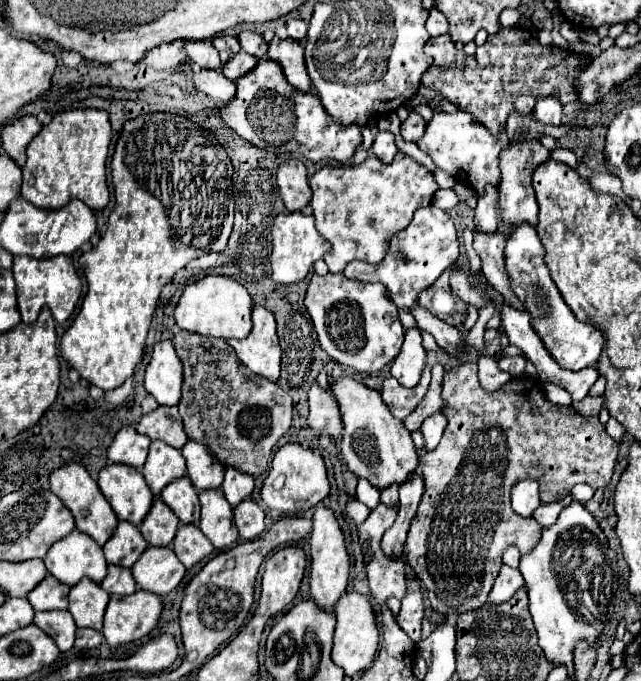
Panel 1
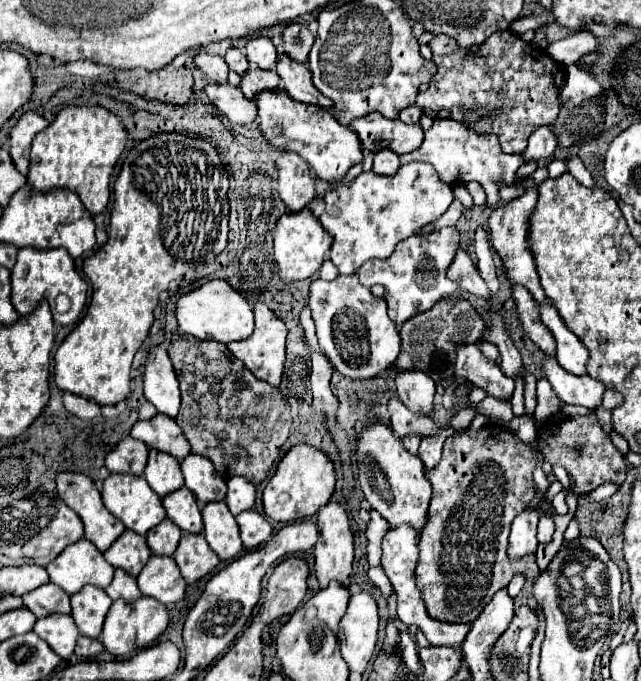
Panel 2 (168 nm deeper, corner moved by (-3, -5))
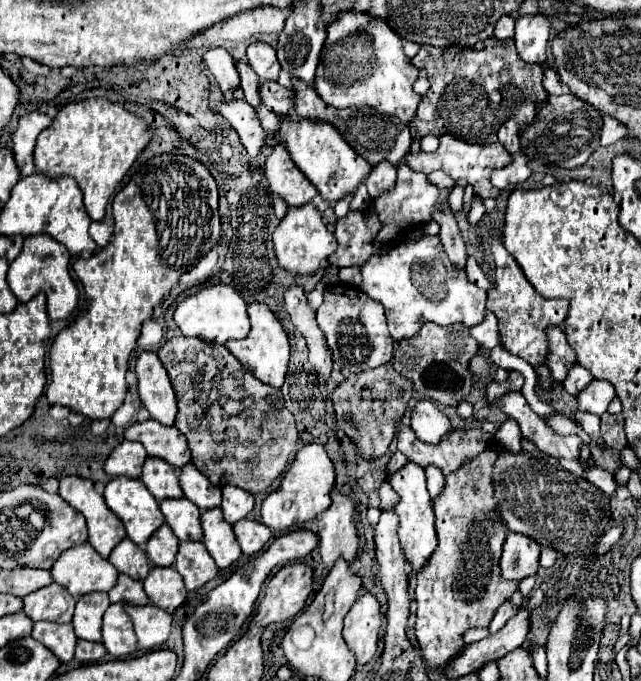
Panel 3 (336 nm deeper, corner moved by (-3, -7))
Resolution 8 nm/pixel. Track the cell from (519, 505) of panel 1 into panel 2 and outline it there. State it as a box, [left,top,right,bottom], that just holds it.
[508,508,538,558]

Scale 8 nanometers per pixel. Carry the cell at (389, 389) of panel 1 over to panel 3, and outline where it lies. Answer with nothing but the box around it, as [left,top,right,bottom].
[398,428,492,476]

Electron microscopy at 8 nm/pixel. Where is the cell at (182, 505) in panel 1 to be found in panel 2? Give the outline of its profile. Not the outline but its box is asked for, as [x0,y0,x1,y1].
[162,486,202,532]

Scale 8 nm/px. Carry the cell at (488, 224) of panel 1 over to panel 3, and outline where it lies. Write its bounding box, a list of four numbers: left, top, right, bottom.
[470,312,498,350]

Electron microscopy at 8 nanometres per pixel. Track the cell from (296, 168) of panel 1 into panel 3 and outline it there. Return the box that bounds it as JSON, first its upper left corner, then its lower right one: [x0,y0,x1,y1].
[264,144,316,206]

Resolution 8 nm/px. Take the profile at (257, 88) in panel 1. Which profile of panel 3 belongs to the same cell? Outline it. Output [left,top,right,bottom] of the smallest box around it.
[278,120,372,204]

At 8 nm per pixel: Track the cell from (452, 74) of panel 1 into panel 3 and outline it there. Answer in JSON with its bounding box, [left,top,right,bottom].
[410,38,548,154]

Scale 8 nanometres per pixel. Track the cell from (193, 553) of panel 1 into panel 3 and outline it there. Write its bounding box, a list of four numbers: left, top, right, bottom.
[172,542,218,590]

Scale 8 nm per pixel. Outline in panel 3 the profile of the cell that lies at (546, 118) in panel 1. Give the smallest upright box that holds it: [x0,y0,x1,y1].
[490,154,532,190]

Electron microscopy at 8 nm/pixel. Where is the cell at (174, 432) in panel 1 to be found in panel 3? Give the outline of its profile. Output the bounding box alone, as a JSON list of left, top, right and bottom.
[124,420,190,468]

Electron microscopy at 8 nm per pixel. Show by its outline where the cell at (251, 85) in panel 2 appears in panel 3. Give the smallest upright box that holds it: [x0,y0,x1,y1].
[260,82,294,116]

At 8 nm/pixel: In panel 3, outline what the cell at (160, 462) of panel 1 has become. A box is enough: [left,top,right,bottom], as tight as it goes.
[140,458,184,502]

